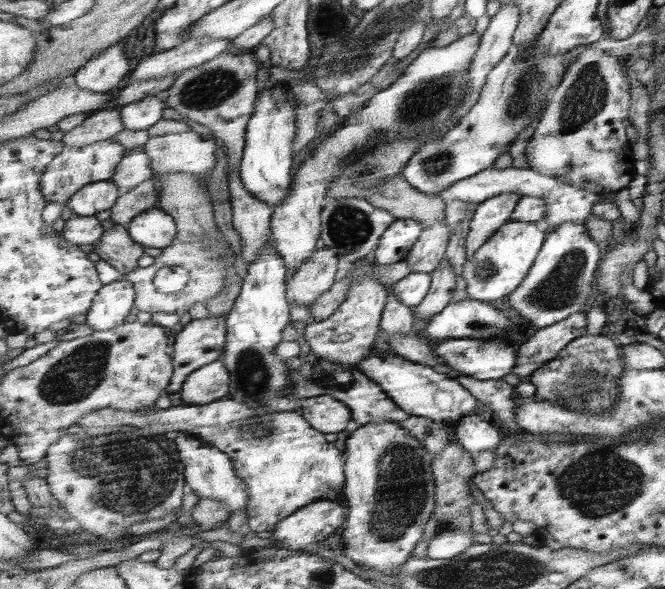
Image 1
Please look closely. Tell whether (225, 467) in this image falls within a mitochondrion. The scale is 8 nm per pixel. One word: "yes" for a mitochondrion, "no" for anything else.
no

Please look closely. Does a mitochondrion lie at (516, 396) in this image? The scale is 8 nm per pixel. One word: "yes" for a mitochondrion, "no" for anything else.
no

